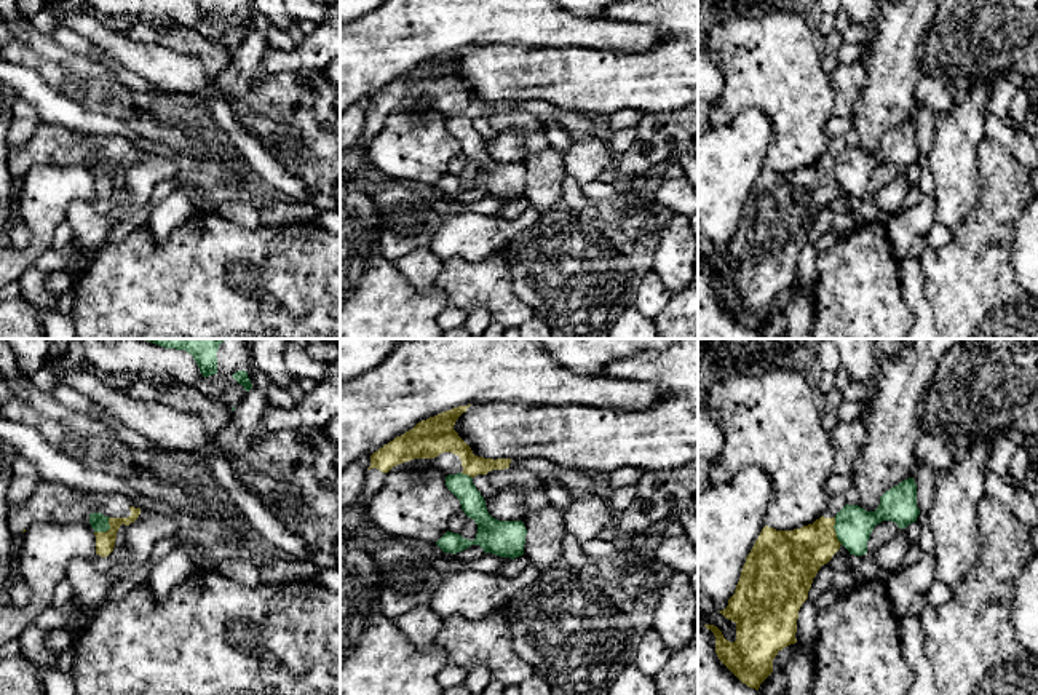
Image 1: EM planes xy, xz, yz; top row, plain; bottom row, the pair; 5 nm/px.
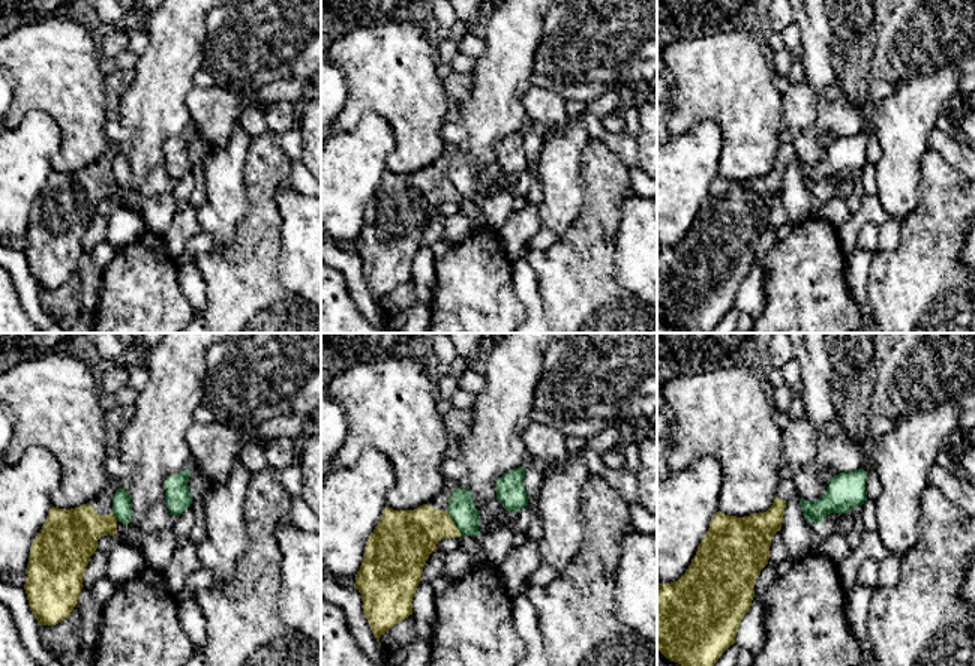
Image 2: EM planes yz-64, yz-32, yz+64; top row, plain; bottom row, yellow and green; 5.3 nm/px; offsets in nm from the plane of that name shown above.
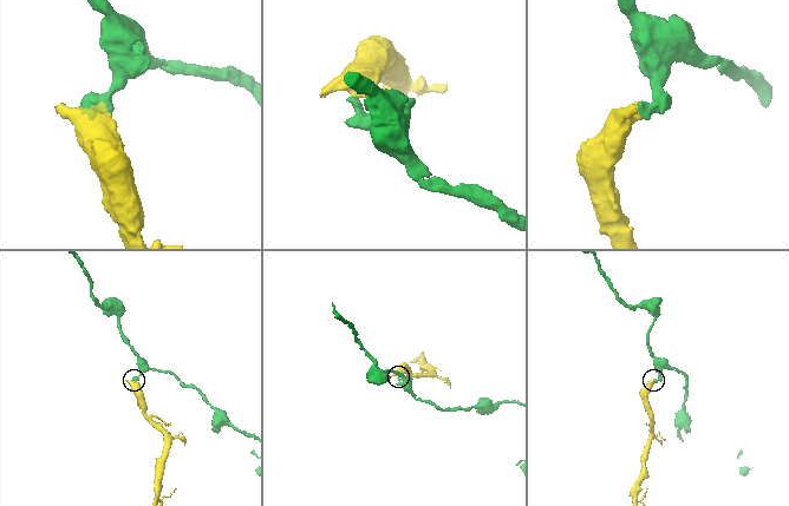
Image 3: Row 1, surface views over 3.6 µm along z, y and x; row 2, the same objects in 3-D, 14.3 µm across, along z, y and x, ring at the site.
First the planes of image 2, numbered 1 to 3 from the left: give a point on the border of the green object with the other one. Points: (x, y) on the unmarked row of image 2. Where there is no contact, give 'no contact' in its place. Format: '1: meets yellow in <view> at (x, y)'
1: meets yellow in yz-64 at (114, 180)
2: meets yellow in yz-32 at (453, 186)
3: no contact

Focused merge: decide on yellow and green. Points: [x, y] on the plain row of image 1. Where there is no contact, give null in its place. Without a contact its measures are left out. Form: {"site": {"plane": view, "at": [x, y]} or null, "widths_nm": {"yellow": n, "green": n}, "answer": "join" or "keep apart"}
{"site": {"plane": "yz", "at": [834, 173]}, "widths_nm": {"yellow": 280, "green": 190}, "answer": "keep apart"}

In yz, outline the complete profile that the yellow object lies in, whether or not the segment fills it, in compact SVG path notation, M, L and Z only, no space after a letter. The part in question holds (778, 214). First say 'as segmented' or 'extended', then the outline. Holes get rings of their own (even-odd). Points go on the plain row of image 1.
extended; M845 136L829 137L827 150L813 166L794 173L776 173L765 168L755 182L741 212L735 236L728 248L719 252L736 265L736 283L730 284L714 267L704 267L715 278L719 302L747 329L759 332L773 315L773 302L779 292L795 286L797 260L808 241L813 220L840 192L835 176L835 157L846 147Z

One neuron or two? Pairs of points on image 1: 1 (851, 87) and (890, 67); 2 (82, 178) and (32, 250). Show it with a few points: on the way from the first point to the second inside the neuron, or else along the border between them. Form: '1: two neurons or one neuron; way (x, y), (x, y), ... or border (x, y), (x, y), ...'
1: two neurons; border (861, 63), (863, 90), (850, 117)
2: one neuron; way (64, 195), (42, 218), (42, 232)

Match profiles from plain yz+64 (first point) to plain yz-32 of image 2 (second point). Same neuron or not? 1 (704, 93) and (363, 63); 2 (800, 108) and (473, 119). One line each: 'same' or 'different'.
1: same
2: different

